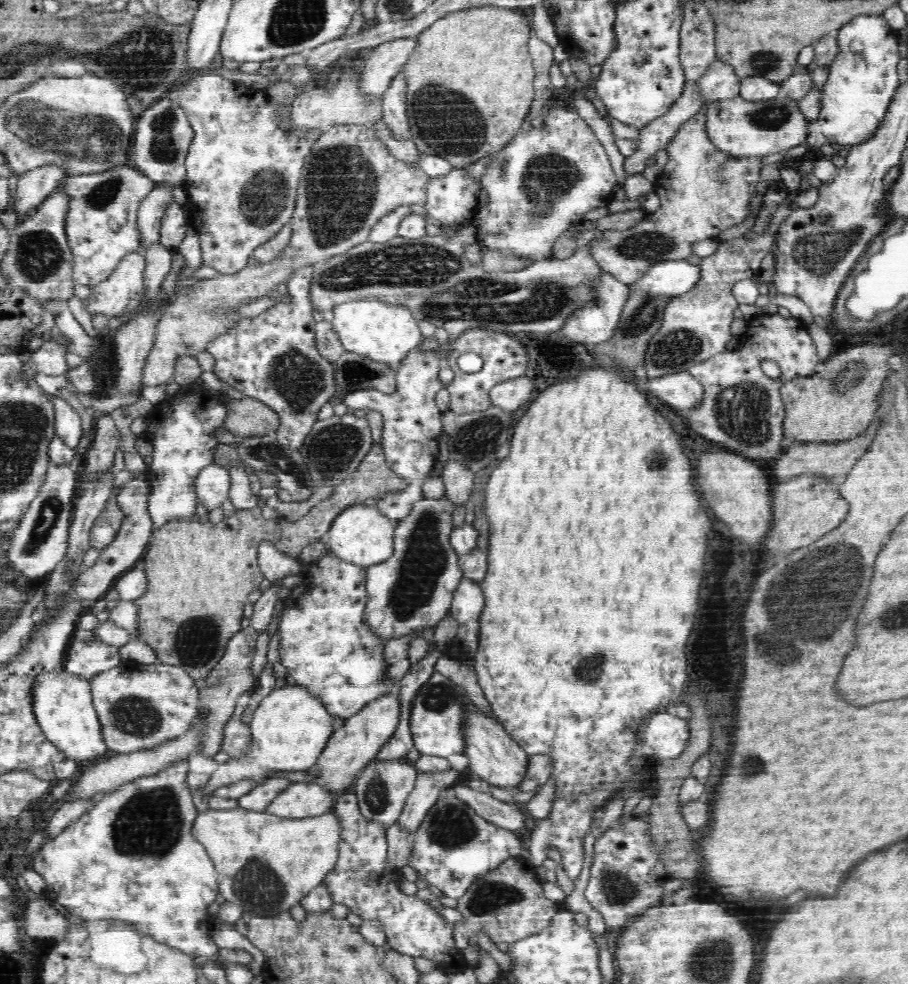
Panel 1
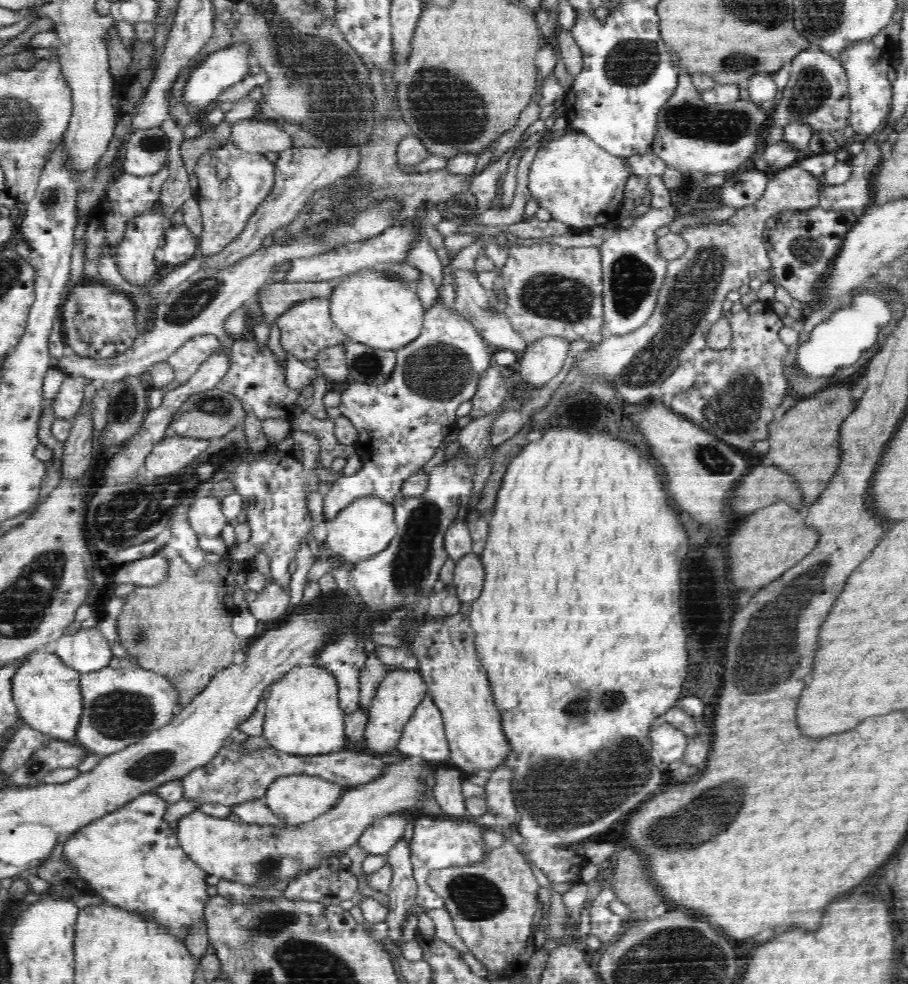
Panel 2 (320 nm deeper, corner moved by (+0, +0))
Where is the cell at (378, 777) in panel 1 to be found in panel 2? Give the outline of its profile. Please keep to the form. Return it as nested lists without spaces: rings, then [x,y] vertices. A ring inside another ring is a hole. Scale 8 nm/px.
[[[395,811],[394,814],[379,818],[362,832],[358,846],[364,848],[368,854],[386,856],[389,850],[402,840],[406,825],[410,824],[408,817],[406,811]]]

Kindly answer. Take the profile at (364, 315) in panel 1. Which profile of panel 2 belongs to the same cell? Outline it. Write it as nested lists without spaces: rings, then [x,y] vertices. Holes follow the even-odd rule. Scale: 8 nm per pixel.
[[[374,268],[357,271],[340,280],[341,284],[334,288],[333,296],[328,300],[334,325],[343,332],[344,336],[350,338],[351,341],[370,346],[371,349],[393,351],[409,345],[418,338],[423,329],[425,309],[414,286],[394,281],[393,278],[383,276],[381,269]]]

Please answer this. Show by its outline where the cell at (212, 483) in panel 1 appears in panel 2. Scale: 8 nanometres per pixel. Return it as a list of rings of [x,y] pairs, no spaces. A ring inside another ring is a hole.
[[[211,494],[194,498],[188,516],[192,529],[202,537],[218,538],[228,523],[221,511],[221,502]]]

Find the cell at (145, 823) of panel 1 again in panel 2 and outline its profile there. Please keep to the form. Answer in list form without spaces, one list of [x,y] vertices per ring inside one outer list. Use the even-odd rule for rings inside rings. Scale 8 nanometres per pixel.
[[[155,792],[143,793],[120,809],[94,819],[78,830],[63,843],[62,854],[77,871],[77,879],[86,881],[84,894],[100,896],[104,899],[104,905],[127,910],[136,917],[163,926],[170,936],[184,939],[194,934],[194,925],[204,924],[205,908],[211,898],[206,893],[209,874],[180,847],[176,834],[170,830],[164,818],[168,808],[169,802],[163,796]]]

